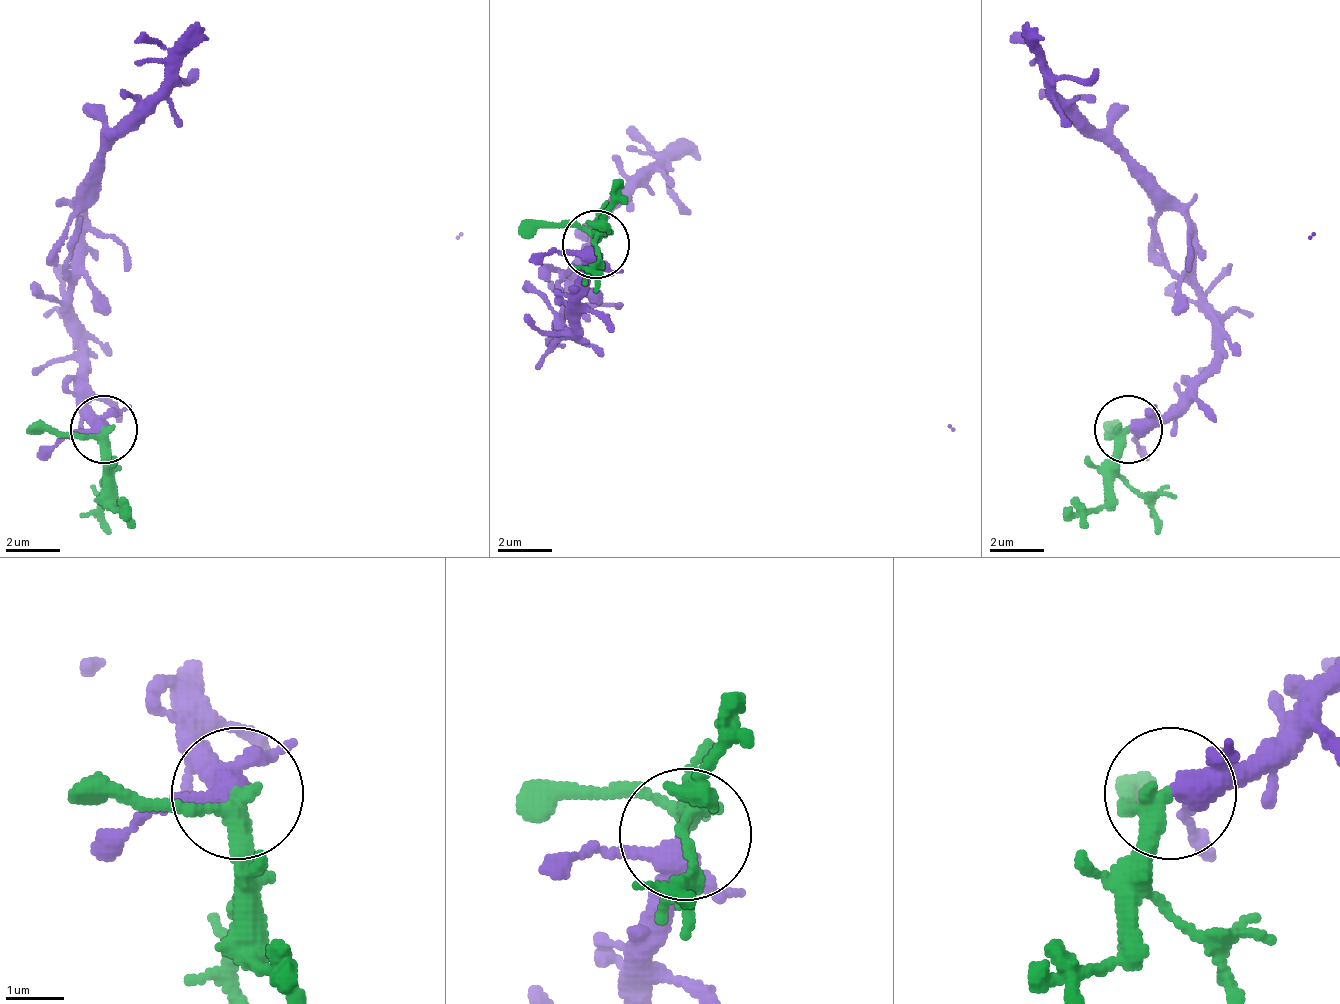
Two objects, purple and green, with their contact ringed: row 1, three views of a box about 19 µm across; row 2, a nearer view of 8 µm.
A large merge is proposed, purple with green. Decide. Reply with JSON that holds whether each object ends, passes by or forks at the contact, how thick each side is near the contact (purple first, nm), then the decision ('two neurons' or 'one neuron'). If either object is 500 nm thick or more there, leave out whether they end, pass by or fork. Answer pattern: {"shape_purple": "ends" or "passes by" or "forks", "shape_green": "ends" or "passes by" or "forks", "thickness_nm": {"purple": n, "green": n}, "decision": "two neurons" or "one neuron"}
{"shape_purple": "forks", "shape_green": "passes by", "thickness_nm": {"purple": 300, "green": 260}, "decision": "one neuron"}

